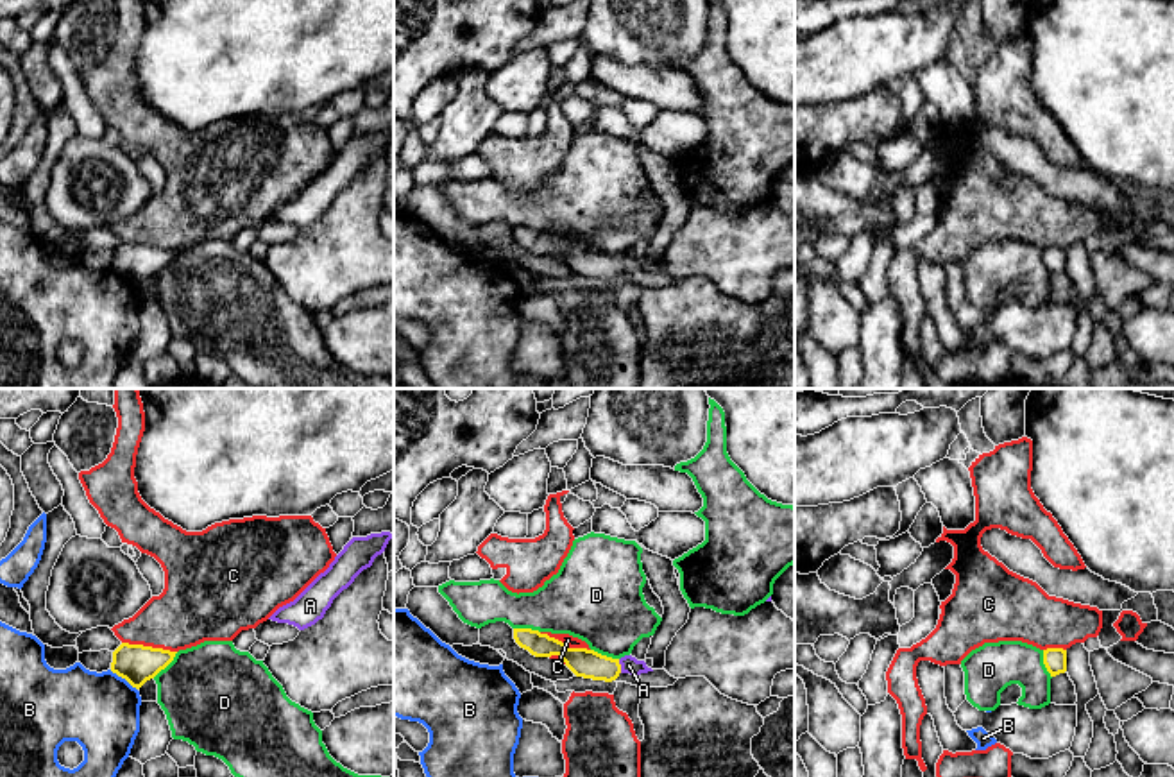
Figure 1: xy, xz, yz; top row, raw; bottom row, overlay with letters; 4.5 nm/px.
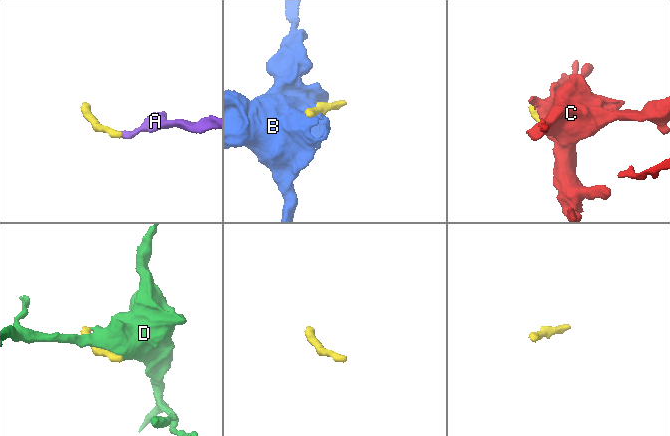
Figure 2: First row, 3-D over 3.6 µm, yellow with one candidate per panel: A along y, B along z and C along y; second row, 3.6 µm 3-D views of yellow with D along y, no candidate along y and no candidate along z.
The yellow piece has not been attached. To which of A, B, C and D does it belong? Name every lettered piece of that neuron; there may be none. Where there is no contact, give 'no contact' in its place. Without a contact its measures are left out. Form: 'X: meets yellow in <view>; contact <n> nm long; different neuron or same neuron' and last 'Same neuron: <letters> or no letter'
A: meets yellow in xz; contact 70 nm long; same neuron
B: meets yellow in xy; contact 160 nm long; different neuron
C: meets yellow in xy; contact 260 nm long; different neuron
D: meets yellow in xy; contact 170 nm long; different neuron
Same neuron: A

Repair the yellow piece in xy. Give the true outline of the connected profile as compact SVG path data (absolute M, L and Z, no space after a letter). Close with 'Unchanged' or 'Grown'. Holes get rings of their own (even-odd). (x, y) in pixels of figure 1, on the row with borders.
M122 643L113 652L111 671L140 689L147 680L165 670L175 653L163 648Z. Unchanged

